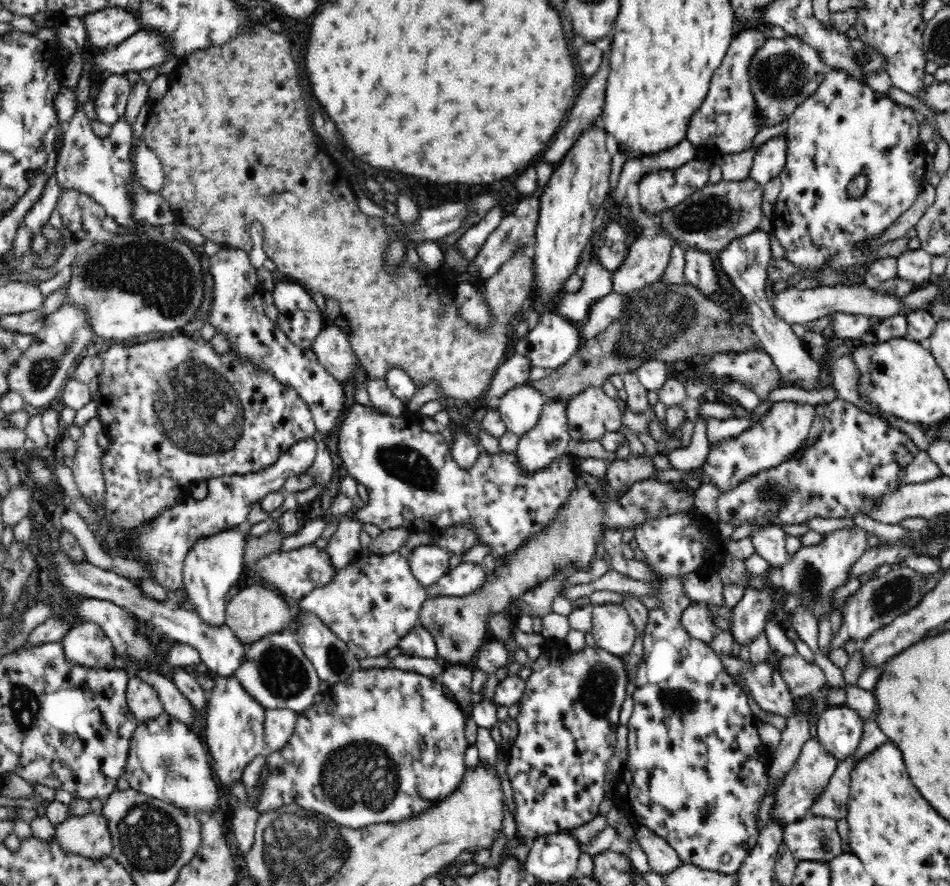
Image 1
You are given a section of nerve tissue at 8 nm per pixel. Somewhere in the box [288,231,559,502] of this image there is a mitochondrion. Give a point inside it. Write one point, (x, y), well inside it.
(405, 462)

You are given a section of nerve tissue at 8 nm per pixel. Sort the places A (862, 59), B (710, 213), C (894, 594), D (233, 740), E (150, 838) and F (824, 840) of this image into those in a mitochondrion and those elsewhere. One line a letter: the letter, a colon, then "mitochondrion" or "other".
A: mitochondrion
B: mitochondrion
C: mitochondrion
D: other
E: mitochondrion
F: mitochondrion

